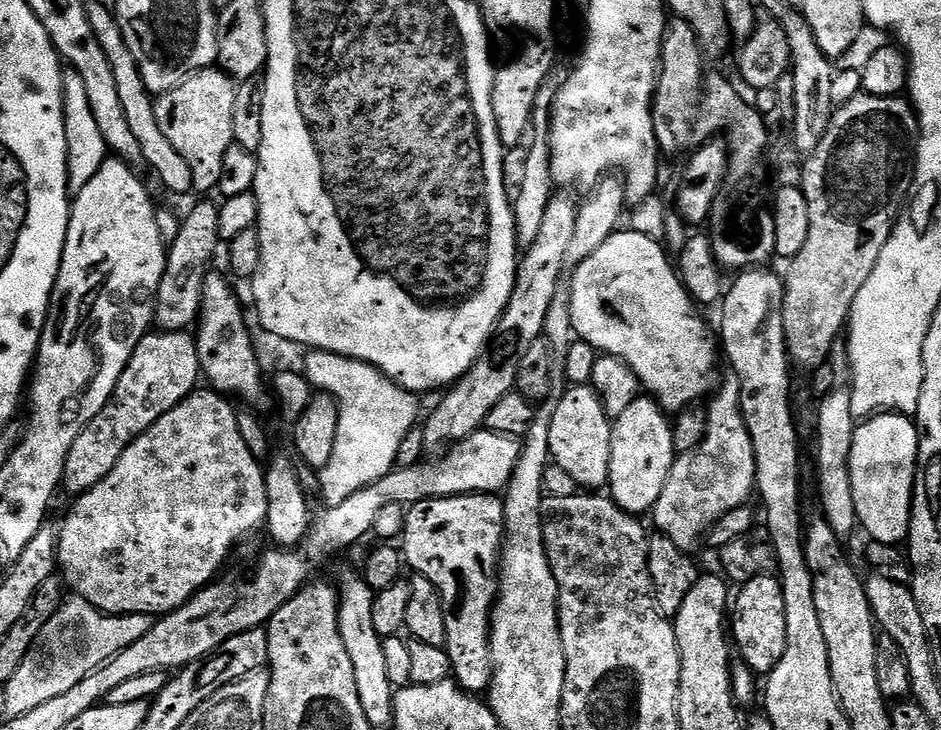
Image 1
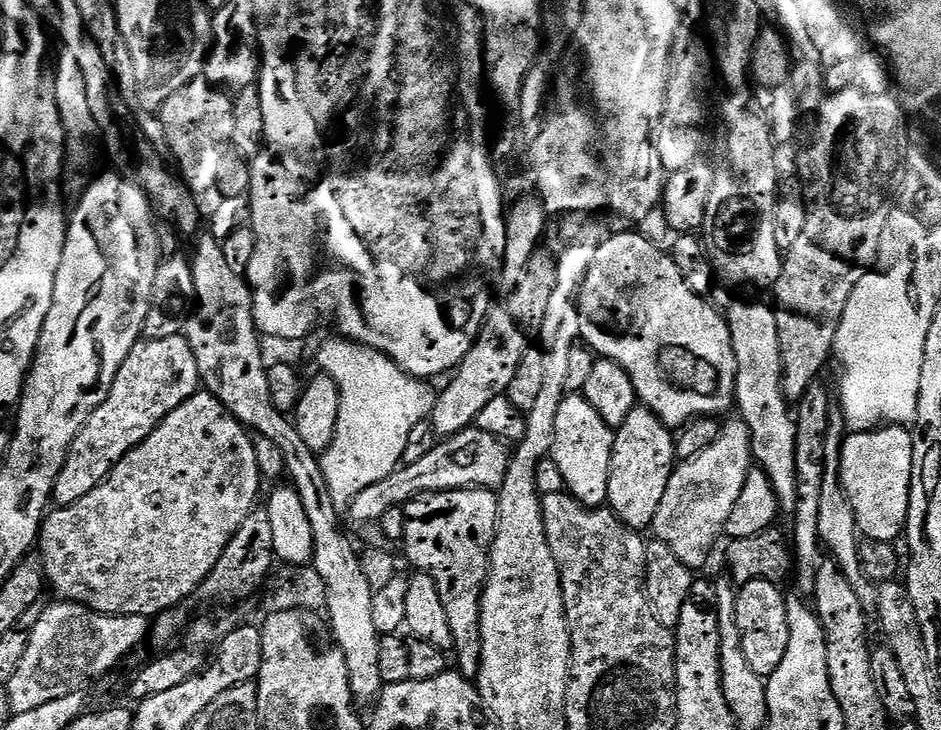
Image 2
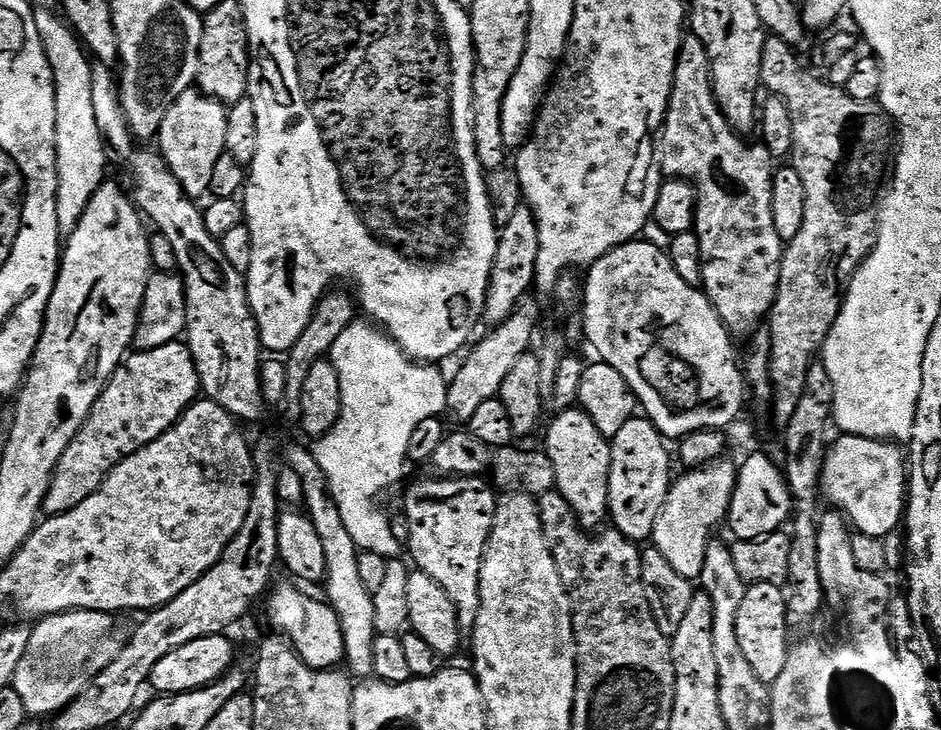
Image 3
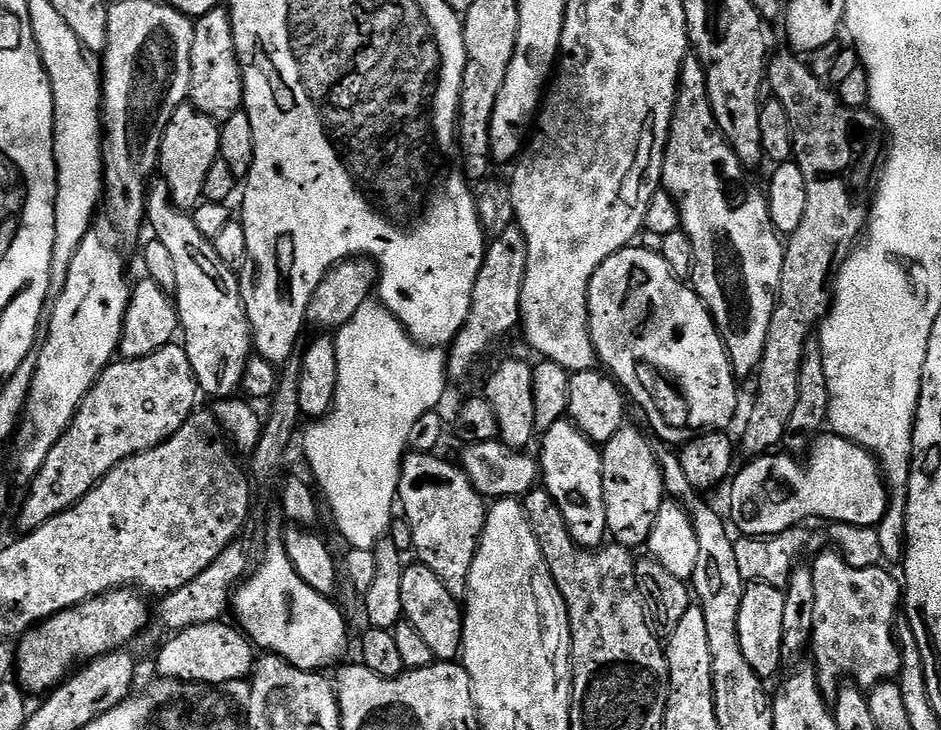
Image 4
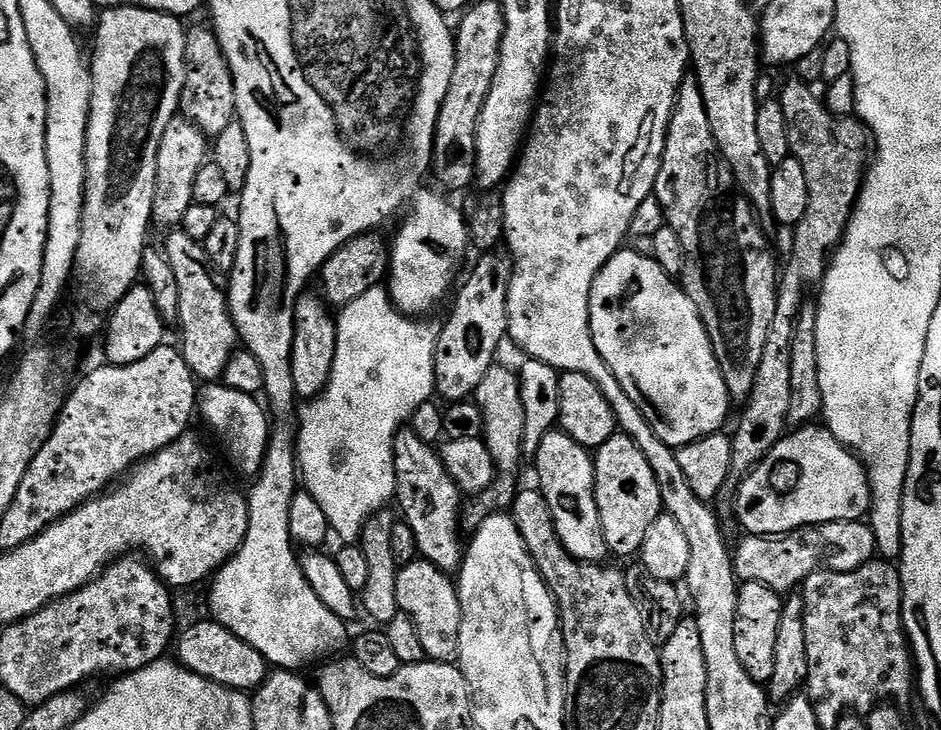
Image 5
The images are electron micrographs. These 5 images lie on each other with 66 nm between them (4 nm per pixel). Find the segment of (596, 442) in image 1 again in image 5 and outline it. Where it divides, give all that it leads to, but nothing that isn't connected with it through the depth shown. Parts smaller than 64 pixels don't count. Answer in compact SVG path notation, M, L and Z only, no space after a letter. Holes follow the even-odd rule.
M553 430L546 434L546 438L542 438L534 463L540 471L538 490L550 506L550 514L554 518L562 546L566 546L574 558L585 560L587 564L607 561L610 553L606 546L606 534L602 530L602 518L598 514L593 453L574 442L574 438L567 436L563 430Z

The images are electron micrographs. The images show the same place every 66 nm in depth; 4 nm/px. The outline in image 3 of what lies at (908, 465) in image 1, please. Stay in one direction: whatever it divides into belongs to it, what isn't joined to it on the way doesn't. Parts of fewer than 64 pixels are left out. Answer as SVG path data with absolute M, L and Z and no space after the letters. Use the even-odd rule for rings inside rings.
M843 434L837 435L834 443L827 449L824 457L824 473L820 476L820 487L822 489L823 499L829 500L833 504L833 509L839 510L850 521L851 527L856 532L862 534L870 534L871 536L879 536L881 538L893 535L897 531L896 528L901 527L902 521L906 516L906 456L900 453L901 445L896 442L889 442L887 440L871 440L870 438L862 438L861 436L845 436Z

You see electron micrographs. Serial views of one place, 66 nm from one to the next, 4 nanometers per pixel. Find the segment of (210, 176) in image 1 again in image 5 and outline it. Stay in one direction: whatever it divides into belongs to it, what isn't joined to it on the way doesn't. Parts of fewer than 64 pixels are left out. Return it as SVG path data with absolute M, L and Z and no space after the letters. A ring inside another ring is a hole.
M177 118L166 126L166 134L162 134L162 146L158 150L158 174L154 190L154 206L152 219L164 230L172 230L183 225L186 210L194 202L194 182L198 179L198 170L210 160L210 140L197 124Z

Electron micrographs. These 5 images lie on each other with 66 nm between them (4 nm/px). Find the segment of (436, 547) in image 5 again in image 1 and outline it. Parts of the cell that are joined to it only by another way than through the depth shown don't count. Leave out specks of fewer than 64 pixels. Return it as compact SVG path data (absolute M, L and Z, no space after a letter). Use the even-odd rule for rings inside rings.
M496 494L447 496L418 502L407 513L402 555L415 575L434 582L442 598L446 618L444 647L452 663L452 676L466 692L487 693L492 682L490 625L504 546L503 499Z

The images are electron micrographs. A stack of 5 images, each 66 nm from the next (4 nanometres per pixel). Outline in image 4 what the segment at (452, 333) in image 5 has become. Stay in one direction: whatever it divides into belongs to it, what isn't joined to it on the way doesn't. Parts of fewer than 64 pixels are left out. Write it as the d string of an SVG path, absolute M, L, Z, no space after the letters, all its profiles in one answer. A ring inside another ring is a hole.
M513 226L491 237L484 249L484 265L474 282L474 294L469 314L462 330L446 352L446 372L449 377L464 380L476 368L476 363L492 348L492 343L507 332L517 331L520 323L522 282L526 278L526 238Z

